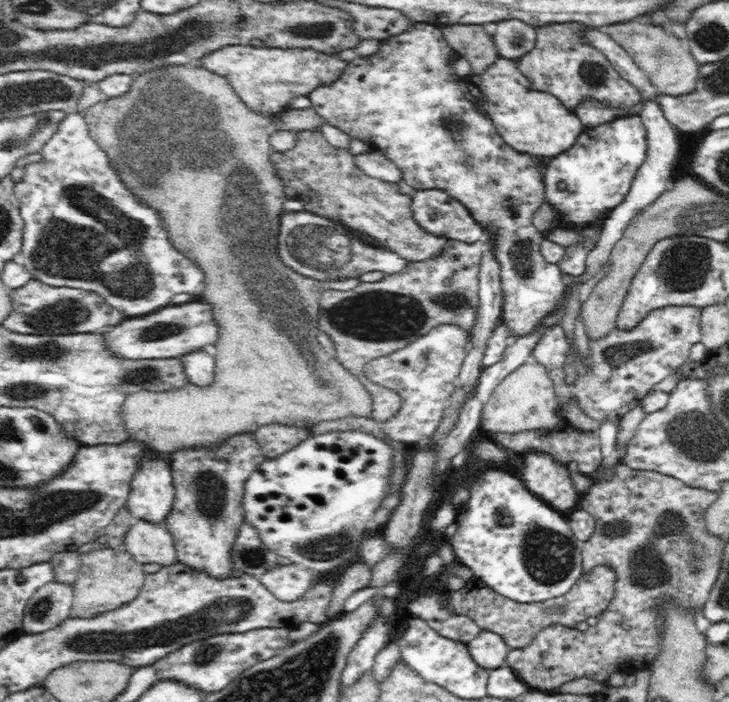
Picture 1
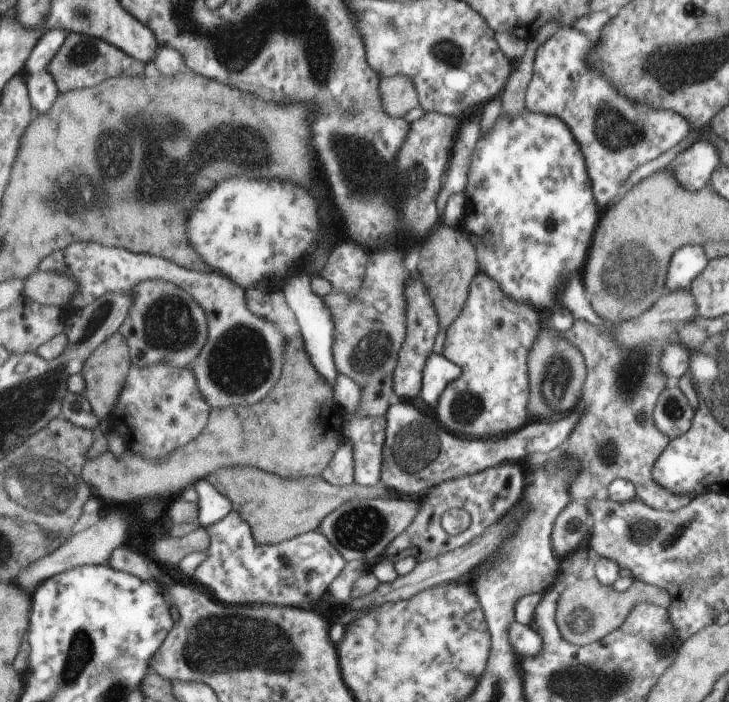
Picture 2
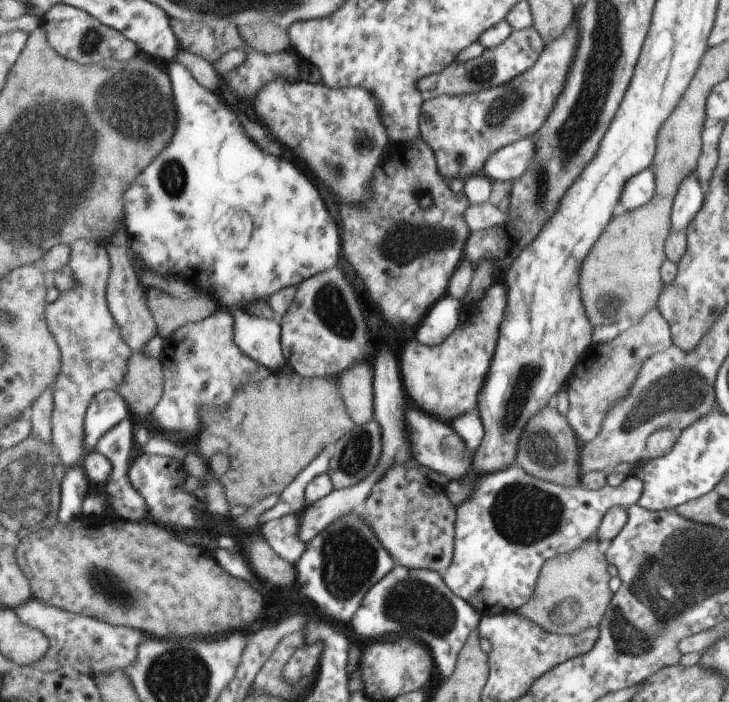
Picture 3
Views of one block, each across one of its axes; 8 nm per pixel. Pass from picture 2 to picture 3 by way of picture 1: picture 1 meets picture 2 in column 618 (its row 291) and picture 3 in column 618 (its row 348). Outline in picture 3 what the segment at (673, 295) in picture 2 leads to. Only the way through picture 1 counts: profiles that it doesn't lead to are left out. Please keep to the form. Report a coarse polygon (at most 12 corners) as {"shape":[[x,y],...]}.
{"shape":[[658,310],[590,346],[568,377],[567,420],[584,443],[675,346]]}

